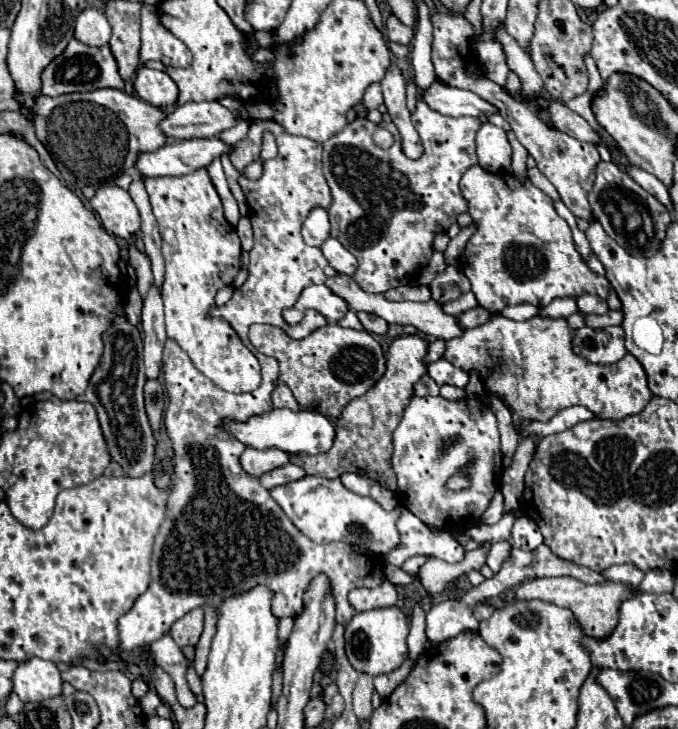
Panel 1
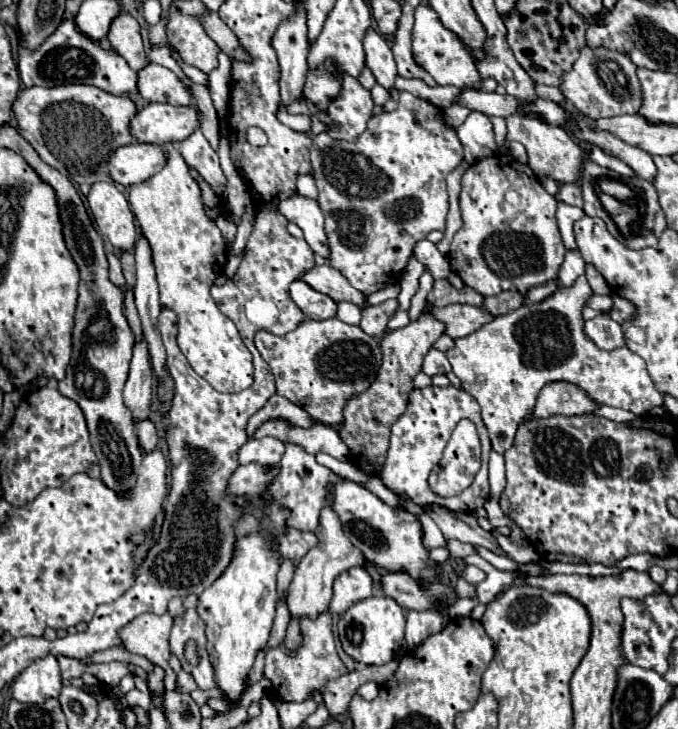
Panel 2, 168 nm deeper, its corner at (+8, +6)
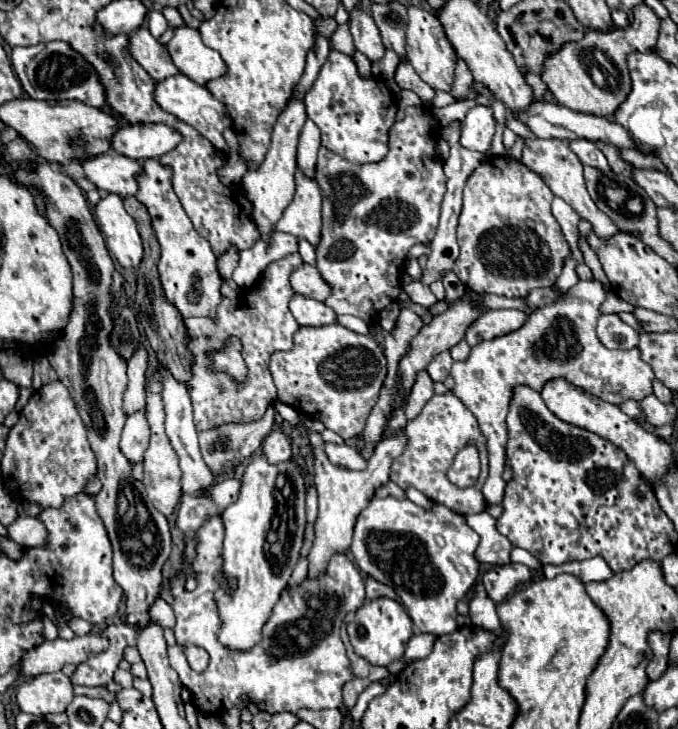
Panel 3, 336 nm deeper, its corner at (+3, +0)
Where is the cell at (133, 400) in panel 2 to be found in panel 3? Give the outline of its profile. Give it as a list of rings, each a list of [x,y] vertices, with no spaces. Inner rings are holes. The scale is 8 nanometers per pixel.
[[[136,412],[136,414],[128,416],[128,420],[124,424],[120,448],[122,448],[122,454],[130,460],[130,464],[142,462],[142,456],[148,448],[148,440],[150,440],[150,428],[146,424],[144,412]]]

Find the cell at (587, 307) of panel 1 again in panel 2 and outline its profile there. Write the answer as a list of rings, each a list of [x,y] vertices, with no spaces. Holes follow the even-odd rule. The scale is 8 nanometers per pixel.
[[[593,294],[593,296],[585,302],[585,306],[593,308],[593,310],[597,310],[597,312],[607,312],[607,310],[613,306],[613,302],[611,302],[611,296],[597,296],[597,294]]]

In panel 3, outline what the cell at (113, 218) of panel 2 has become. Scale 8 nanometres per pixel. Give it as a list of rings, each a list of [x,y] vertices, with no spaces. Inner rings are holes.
[[[106,194],[94,208],[96,224],[112,258],[124,268],[136,268],[142,260],[142,238],[134,218],[124,210],[118,194]]]

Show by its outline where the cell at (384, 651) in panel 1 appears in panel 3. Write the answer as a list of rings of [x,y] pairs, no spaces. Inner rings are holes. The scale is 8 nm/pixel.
[[[376,598],[366,602],[362,608],[356,610],[356,618],[348,624],[348,636],[356,654],[376,666],[388,666],[390,662],[402,658],[412,634],[414,634],[414,624],[408,612],[400,602],[392,598]]]

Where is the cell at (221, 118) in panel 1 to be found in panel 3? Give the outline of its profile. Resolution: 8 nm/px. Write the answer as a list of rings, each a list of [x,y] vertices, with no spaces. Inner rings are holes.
[[[122,124],[112,136],[112,148],[132,160],[160,158],[176,148],[182,136],[166,124]]]

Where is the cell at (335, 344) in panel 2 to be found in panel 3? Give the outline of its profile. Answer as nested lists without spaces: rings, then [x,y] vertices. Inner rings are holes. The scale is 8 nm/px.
[[[334,322],[320,328],[298,328],[294,336],[294,348],[290,352],[272,354],[270,372],[274,376],[280,402],[294,406],[312,420],[320,420],[328,430],[334,430],[344,440],[352,440],[362,434],[366,418],[378,400],[378,392],[386,378],[386,358],[384,350],[374,338],[356,334]]]

